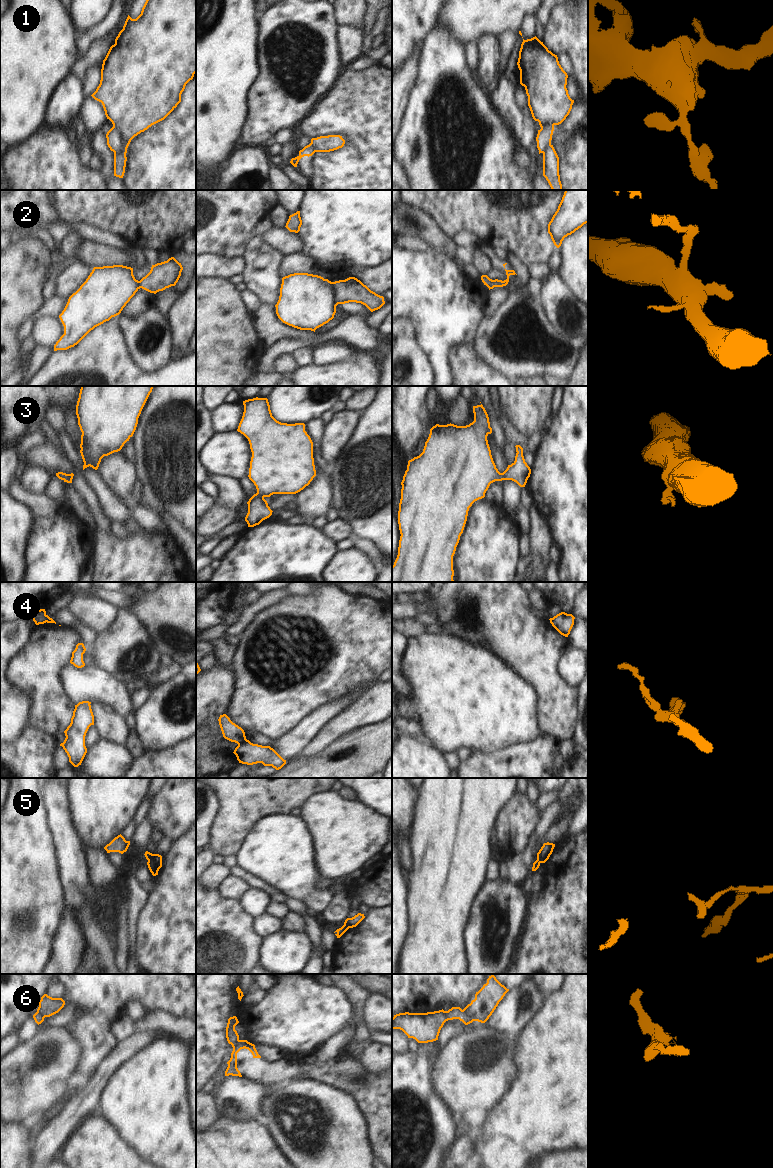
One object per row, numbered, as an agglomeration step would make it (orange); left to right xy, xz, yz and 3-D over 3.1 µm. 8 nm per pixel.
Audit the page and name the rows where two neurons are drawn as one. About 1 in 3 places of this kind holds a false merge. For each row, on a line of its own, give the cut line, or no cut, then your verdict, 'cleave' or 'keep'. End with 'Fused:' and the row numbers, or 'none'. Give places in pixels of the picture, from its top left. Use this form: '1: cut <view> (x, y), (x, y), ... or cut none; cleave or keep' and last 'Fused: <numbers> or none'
1: cut xy (113, 126), (122, 141), (122, 145), (114, 152); cleave
2: cut xz (333, 282), (335, 297), (338, 303); cleave
3: cut none; keep
4: cut xz (246, 739), (238, 745); cleave
5: cut xz (344, 923), (349, 927); cleave
6: cut yz (463, 1009), (473, 1020); cleave
Fused: 1, 2, 4, 5, 6

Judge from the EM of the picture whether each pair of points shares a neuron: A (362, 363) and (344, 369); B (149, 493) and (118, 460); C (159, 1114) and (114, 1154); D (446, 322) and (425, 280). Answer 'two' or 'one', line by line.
A: one
B: two
C: two
D: one

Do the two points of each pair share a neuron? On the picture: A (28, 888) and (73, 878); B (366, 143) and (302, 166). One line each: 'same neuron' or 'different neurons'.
A: different neurons
B: different neurons

